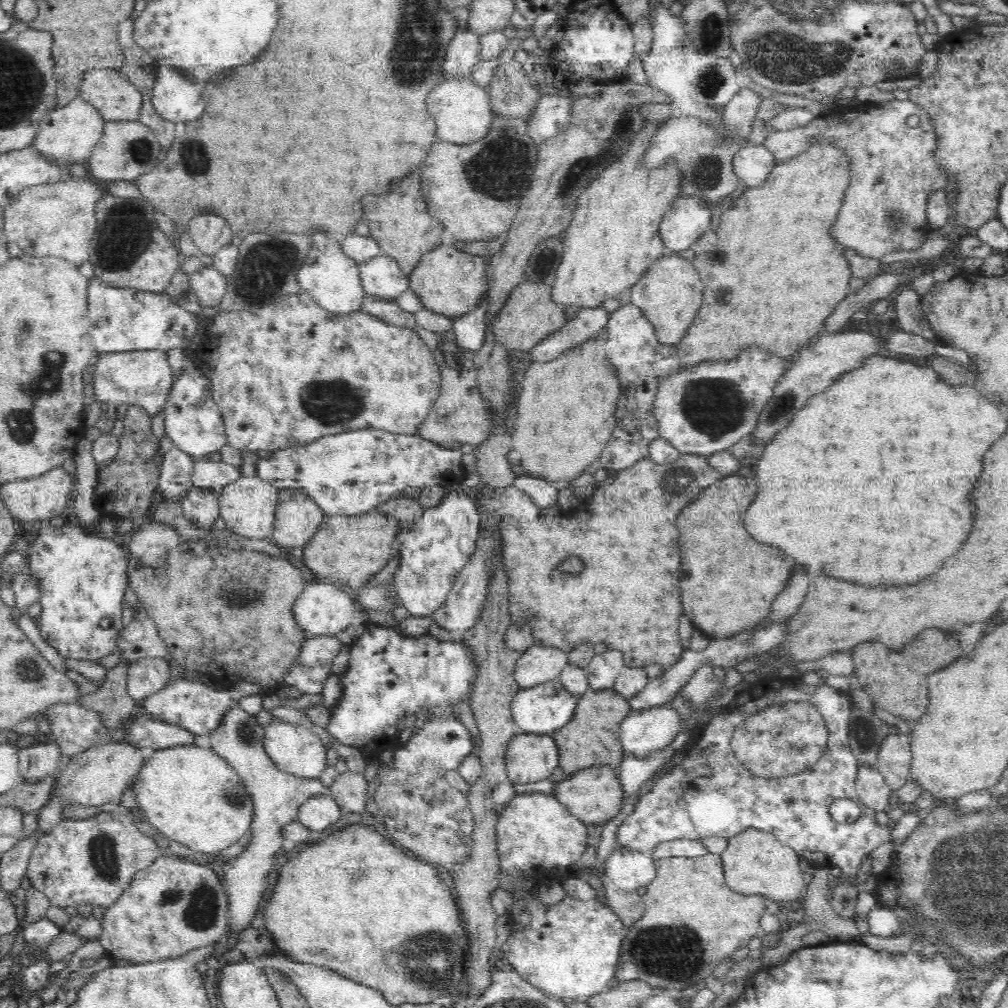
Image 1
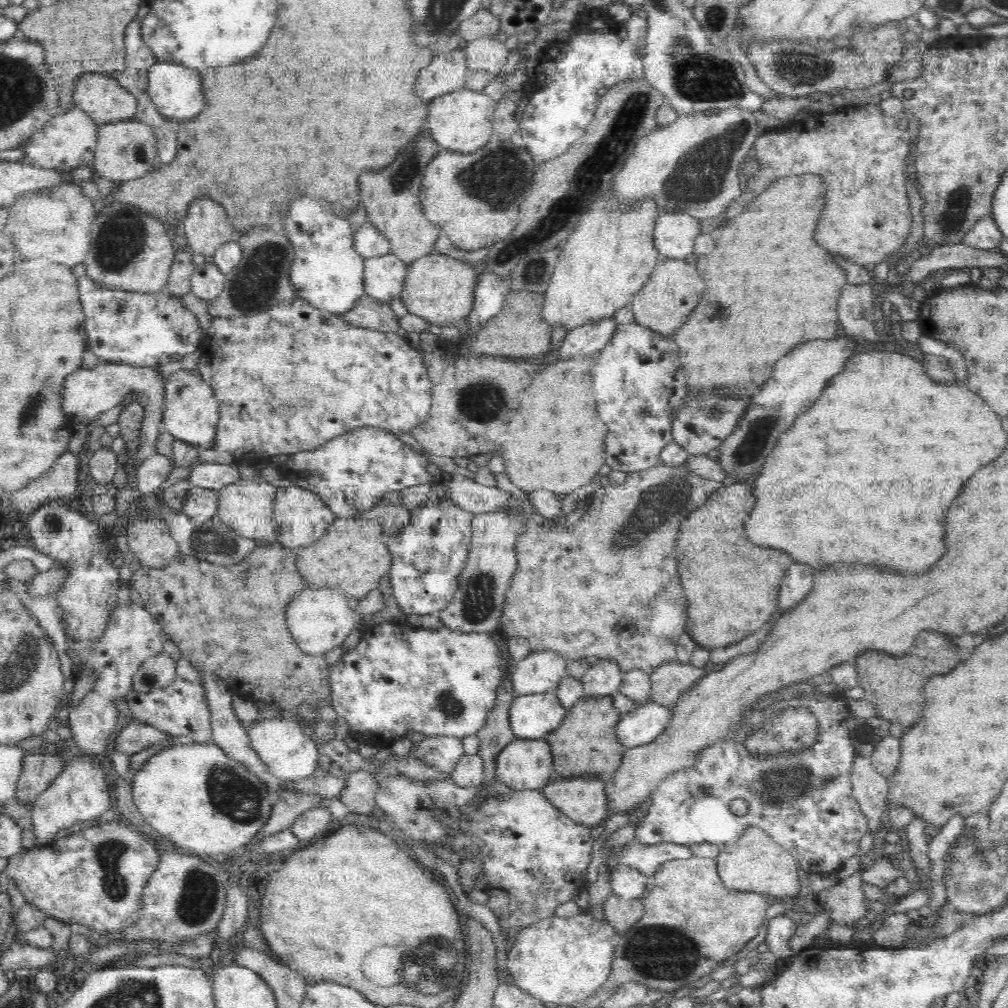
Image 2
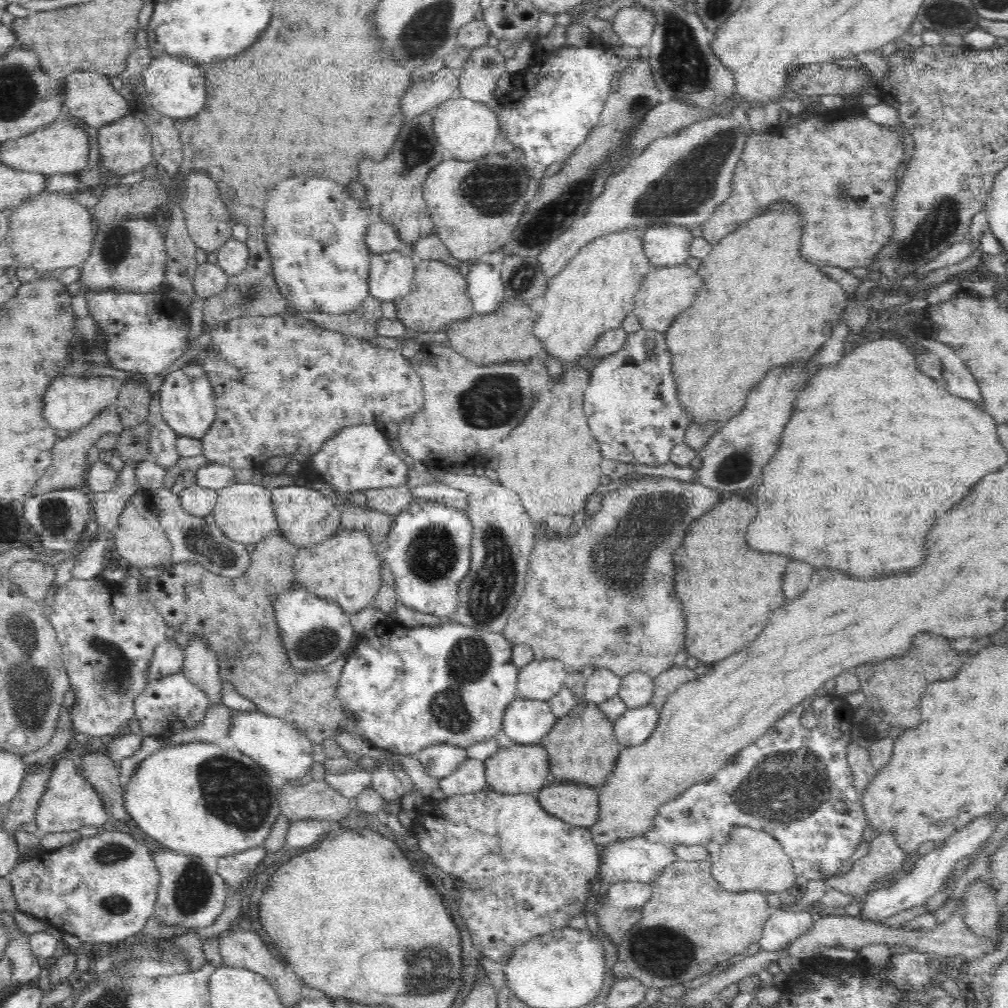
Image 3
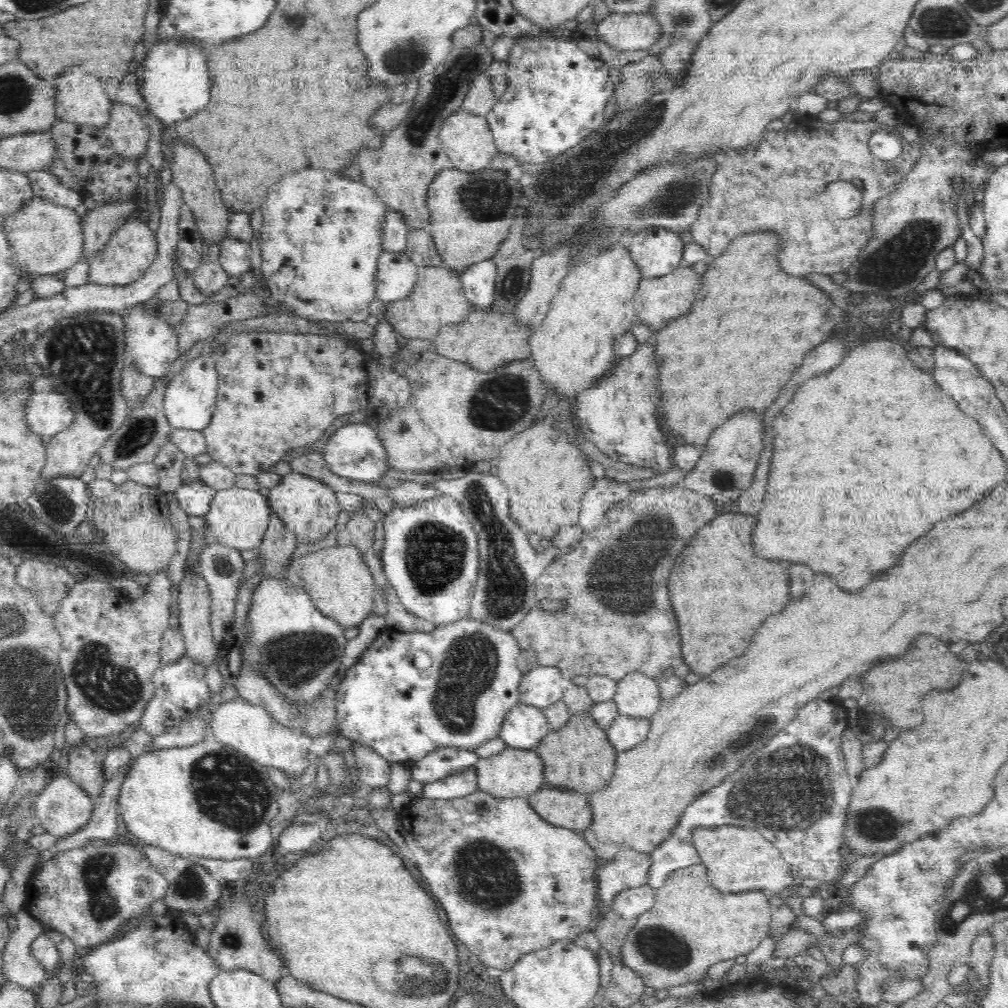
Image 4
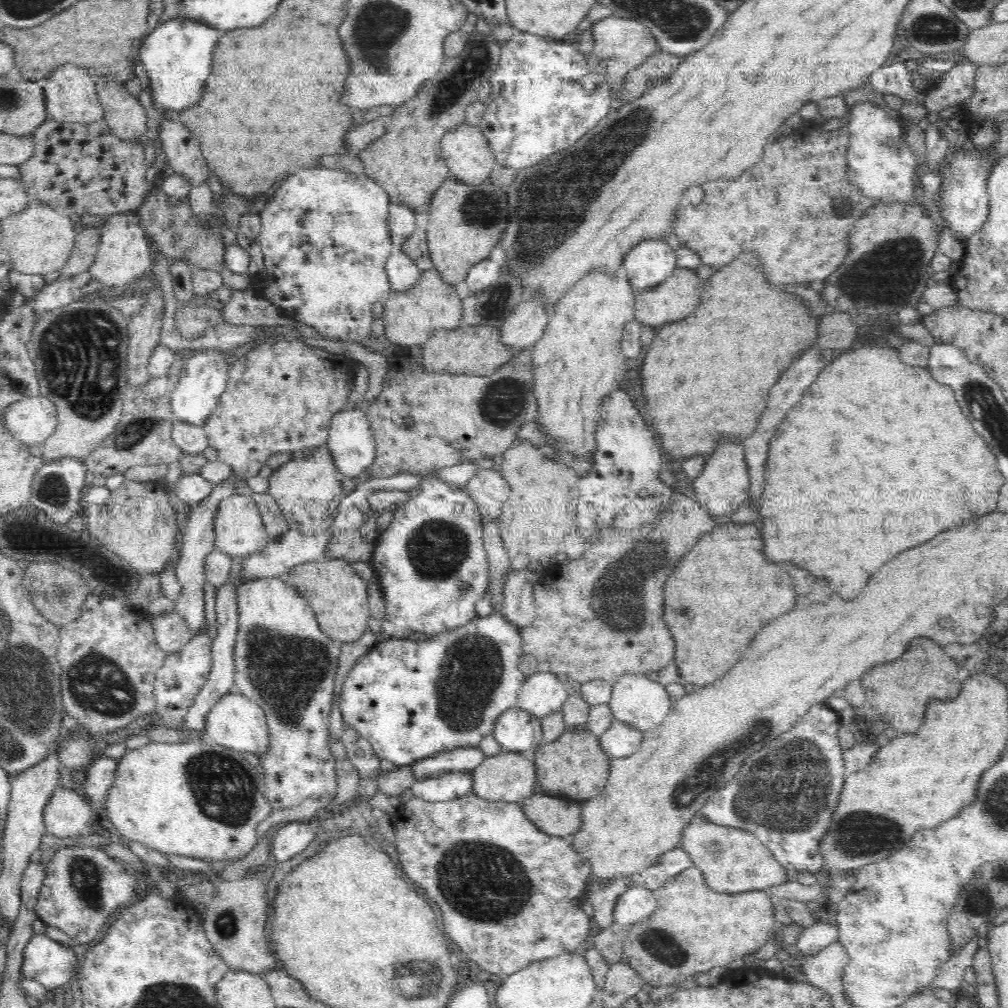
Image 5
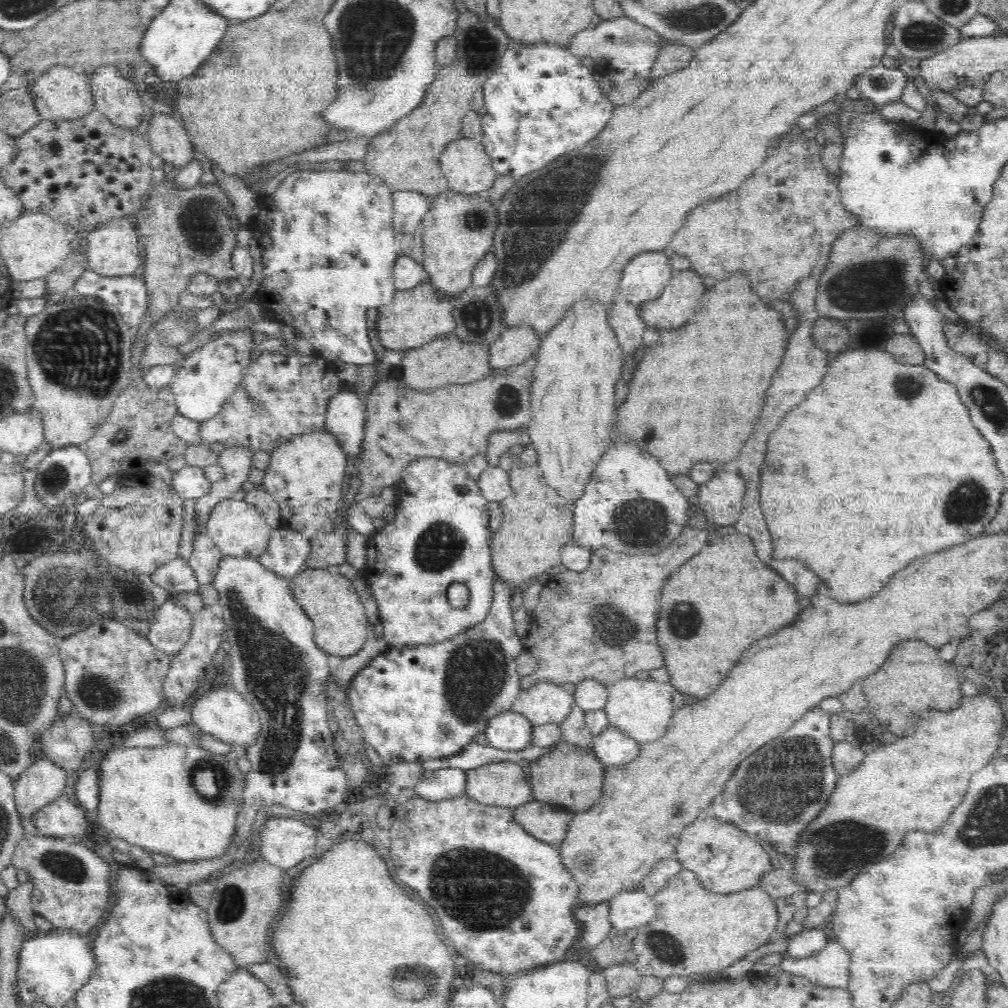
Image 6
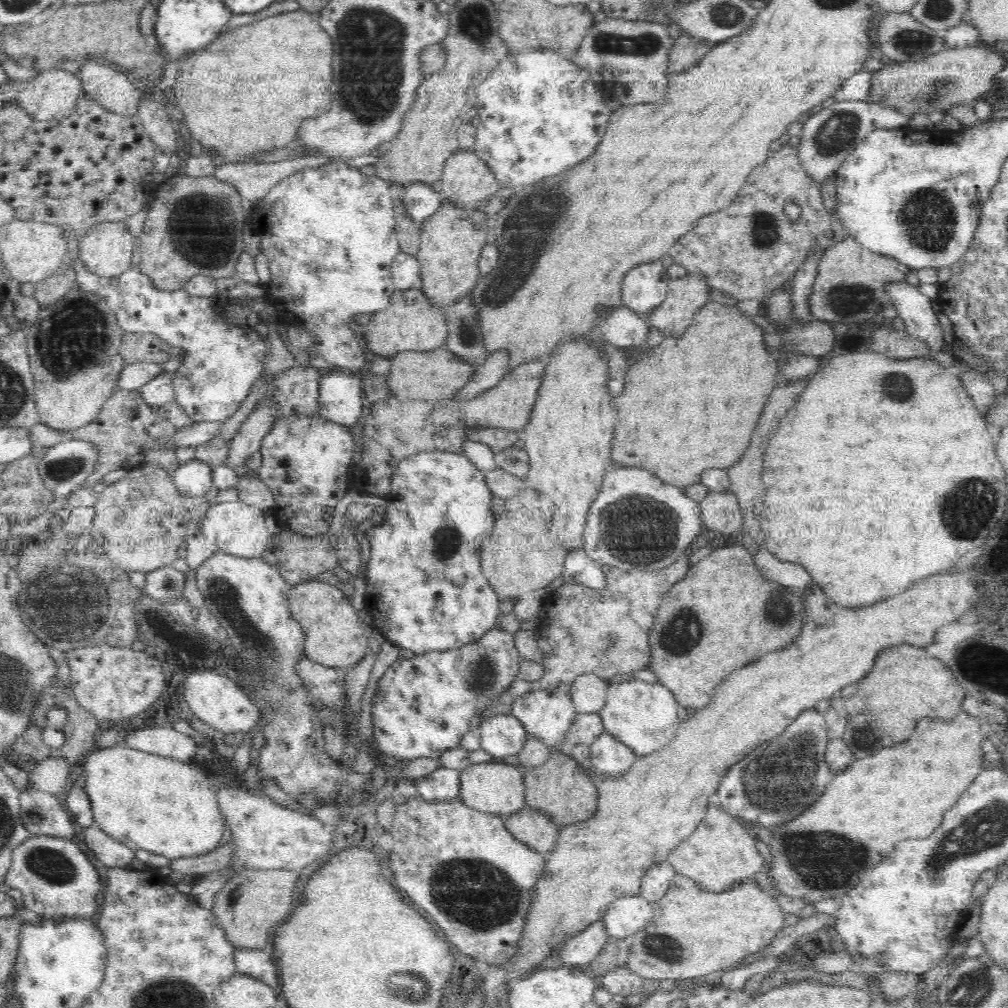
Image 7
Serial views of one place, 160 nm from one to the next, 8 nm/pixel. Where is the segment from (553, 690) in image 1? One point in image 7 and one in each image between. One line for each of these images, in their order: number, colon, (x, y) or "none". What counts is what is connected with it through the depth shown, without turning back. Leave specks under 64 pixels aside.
2: (532, 716)
3: (525, 721)
4: (525, 726)
5: (516, 730)
6: (511, 731)
7: (503, 735)

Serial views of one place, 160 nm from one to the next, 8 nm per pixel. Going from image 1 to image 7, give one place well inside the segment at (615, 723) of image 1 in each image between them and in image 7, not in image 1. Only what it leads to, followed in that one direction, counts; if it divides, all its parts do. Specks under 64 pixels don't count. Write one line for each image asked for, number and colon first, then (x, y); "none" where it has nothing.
2: (585, 742)
3: (582, 748)
4: (578, 756)
5: (574, 766)
6: (569, 777)
7: (560, 788)

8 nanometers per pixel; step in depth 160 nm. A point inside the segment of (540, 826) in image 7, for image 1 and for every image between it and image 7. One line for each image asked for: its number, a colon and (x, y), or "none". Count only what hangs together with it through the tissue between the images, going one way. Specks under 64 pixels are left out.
1: (593, 795)
2: (582, 798)
3: (576, 804)
4: (560, 807)
5: (559, 817)
6: (548, 823)

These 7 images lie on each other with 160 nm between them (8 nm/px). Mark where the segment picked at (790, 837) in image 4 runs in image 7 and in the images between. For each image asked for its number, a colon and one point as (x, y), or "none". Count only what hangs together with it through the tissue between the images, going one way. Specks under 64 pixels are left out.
5: (790, 814)
6: (790, 780)
7: (769, 789)

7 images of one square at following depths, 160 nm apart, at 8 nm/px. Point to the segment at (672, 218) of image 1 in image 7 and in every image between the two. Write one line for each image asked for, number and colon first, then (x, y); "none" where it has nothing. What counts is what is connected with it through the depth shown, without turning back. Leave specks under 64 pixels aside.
2: (674, 234)
3: (665, 245)
4: (656, 251)
5: (650, 263)
6: (645, 278)
7: (645, 288)

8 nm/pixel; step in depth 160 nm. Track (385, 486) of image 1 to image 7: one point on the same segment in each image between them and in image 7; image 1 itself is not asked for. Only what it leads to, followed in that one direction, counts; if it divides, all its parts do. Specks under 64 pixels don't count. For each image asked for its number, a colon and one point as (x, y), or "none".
2: (349, 473)
3: (357, 458)
4: (354, 451)
5: (351, 443)
6: (345, 417)
7: (340, 393)

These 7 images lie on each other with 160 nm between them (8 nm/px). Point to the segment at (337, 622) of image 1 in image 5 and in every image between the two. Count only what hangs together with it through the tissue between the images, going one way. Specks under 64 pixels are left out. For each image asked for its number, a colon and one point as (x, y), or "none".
2: (319, 619)
3: (315, 632)
4: (297, 649)
5: (284, 663)

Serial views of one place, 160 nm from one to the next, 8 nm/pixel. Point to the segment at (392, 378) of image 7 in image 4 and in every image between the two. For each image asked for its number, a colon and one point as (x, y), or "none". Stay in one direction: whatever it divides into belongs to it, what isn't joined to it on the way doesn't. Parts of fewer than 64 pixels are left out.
4: (484, 340)
5: (476, 350)
6: (447, 360)

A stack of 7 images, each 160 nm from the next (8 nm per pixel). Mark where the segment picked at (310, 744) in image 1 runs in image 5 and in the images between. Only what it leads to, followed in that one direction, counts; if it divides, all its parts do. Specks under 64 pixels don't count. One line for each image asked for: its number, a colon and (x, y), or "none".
2: (290, 754)
3: (280, 747)
4: (251, 730)
5: (235, 721)

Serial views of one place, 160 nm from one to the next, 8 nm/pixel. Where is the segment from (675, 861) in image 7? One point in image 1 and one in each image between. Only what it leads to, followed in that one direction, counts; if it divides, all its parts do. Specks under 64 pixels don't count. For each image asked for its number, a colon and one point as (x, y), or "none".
1: (755, 863)
2: (755, 863)
3: (752, 860)
4: (746, 861)
5: (743, 864)
6: (747, 862)

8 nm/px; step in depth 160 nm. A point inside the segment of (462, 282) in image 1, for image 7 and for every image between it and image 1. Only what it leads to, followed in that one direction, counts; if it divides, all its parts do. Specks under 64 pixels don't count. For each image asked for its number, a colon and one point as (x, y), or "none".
2: (439, 288)
3: (442, 294)
4: (438, 299)
5: (410, 318)
6: (415, 317)
7: (410, 322)

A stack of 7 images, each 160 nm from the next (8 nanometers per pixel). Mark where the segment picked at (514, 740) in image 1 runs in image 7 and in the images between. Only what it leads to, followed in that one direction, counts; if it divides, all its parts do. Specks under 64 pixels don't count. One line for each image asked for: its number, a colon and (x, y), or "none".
2: (525, 764)
3: (515, 769)
4: (513, 773)
5: (507, 776)
6: (504, 784)
7: (498, 788)

